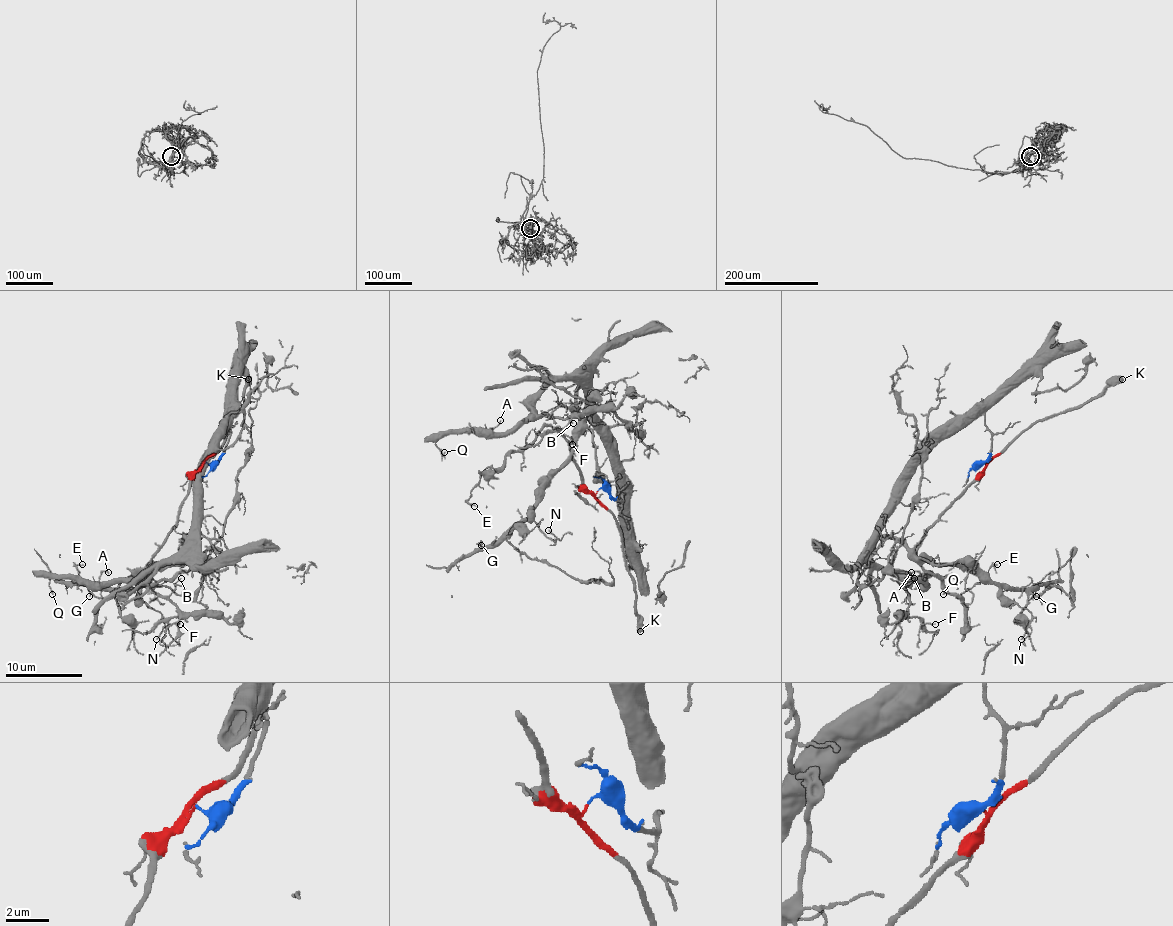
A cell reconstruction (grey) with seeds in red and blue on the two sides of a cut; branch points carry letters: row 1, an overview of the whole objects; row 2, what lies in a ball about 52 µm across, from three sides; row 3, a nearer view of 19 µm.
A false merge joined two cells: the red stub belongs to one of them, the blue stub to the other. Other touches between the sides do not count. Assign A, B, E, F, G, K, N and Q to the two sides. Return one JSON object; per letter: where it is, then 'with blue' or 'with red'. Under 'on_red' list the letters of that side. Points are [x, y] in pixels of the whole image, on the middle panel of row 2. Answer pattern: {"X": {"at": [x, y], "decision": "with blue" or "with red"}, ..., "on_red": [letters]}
{"A": {"at": [500, 420], "decision": "with blue"}, "B": {"at": [573, 423], "decision": "with blue"}, "E": {"at": [474, 506], "decision": "with red"}, "F": {"at": [572, 444], "decision": "with blue"}, "G": {"at": [481, 545], "decision": "with blue"}, "K": {"at": [640, 631], "decision": "with red"}, "N": {"at": [548, 530], "decision": "with blue"}, "Q": {"at": [444, 452], "decision": "with blue"}, "on_red": ["E", "K"]}

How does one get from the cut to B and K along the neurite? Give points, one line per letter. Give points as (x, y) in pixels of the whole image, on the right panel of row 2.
B: (982, 461), (991, 432), (978, 415), (905, 480), (872, 559), (901, 577), (908, 596), (914, 579)
K: (982, 461), (987, 463), (1028, 428), (1045, 419), (1082, 407), (1122, 378)

